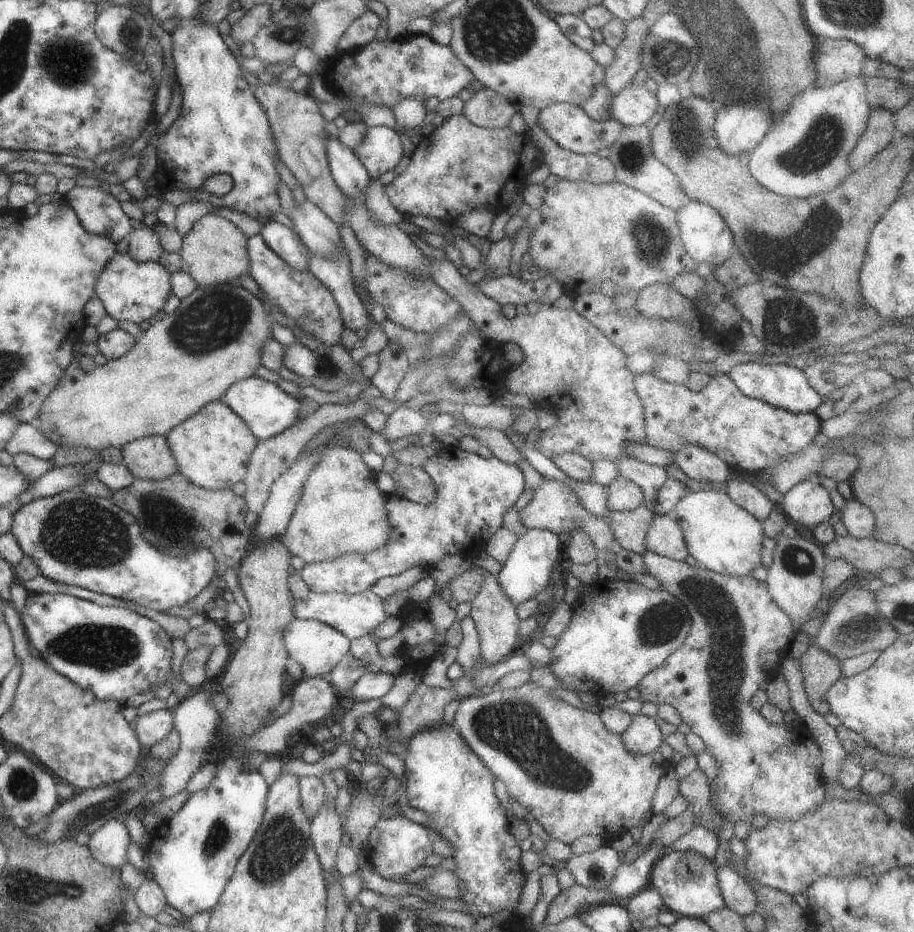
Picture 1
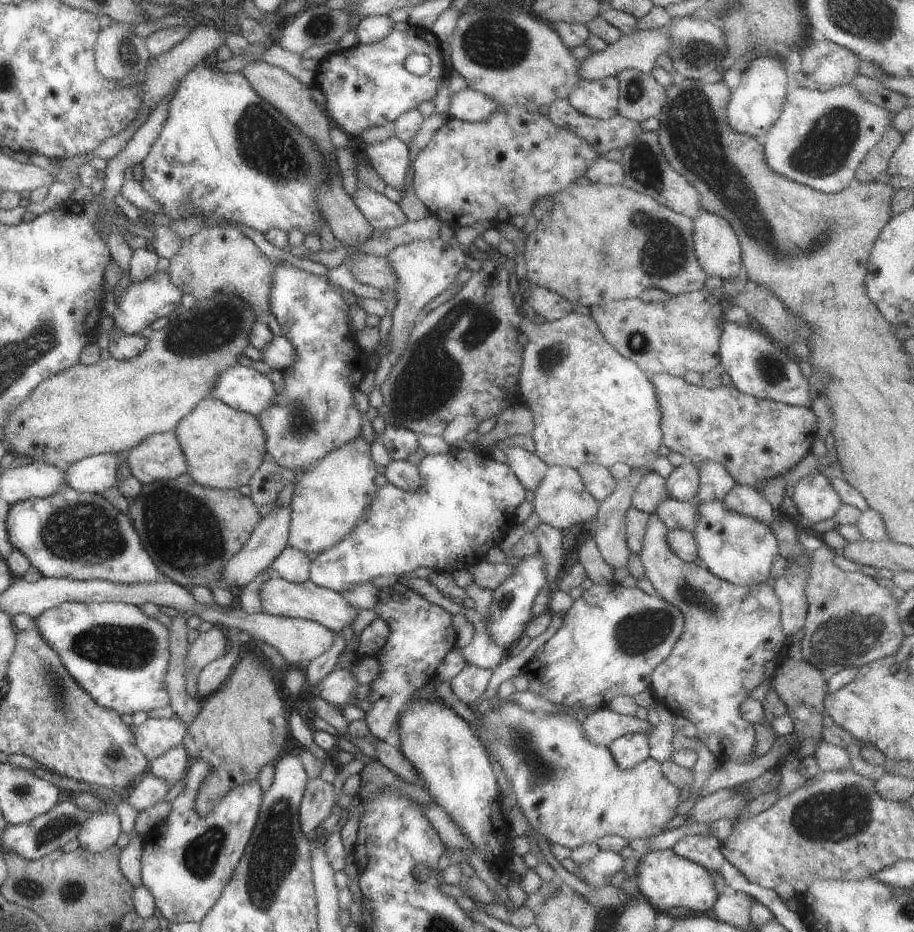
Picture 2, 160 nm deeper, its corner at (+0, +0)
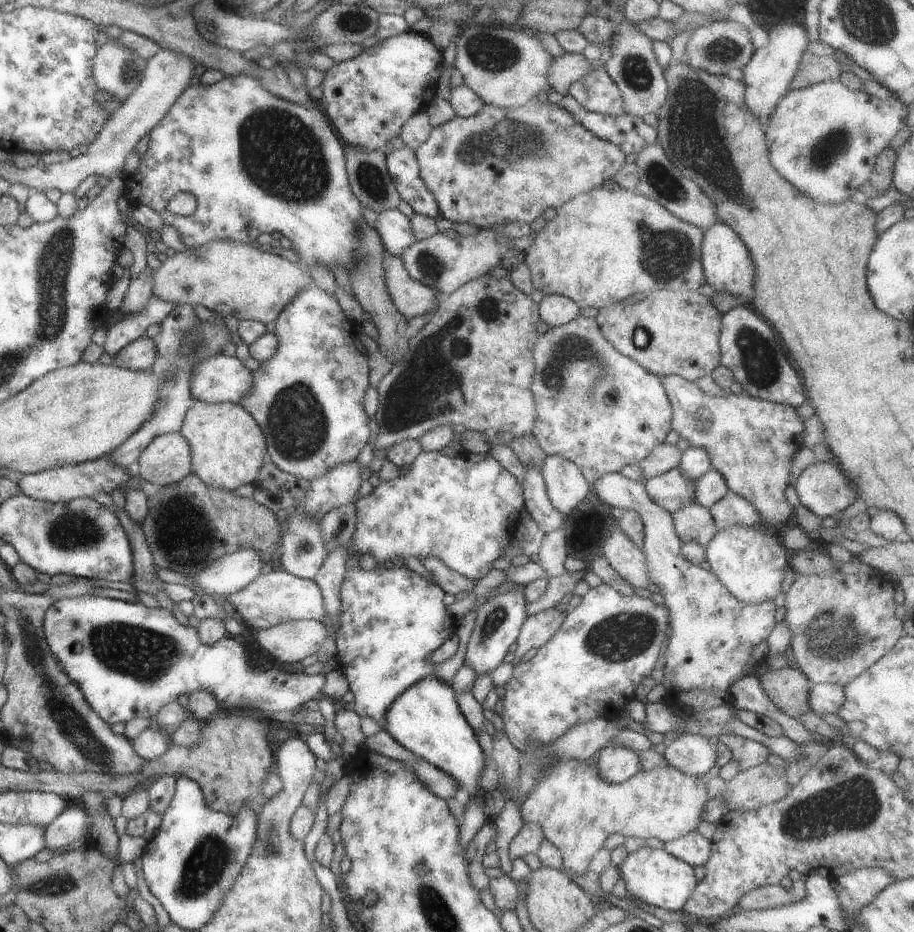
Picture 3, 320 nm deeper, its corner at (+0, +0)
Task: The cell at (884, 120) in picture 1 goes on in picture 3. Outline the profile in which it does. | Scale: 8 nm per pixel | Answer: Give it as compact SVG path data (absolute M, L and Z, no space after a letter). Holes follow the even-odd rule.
M887 146L875 157L872 173L859 188L867 198L876 197L891 186L895 155L896 152Z

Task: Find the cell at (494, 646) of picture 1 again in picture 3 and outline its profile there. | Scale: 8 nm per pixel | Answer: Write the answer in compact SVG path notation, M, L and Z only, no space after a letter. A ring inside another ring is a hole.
M421 557L421 566L433 576L434 583L447 594L459 594L466 592L470 594L475 581L470 581L462 577L458 572L447 568L439 559L435 557Z

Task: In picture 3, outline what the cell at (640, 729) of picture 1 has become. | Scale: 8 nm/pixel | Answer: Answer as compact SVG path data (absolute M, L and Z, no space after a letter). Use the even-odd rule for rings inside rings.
M609 745L599 750L595 764L599 778L611 784L617 784L633 776L639 768L639 757L636 751Z

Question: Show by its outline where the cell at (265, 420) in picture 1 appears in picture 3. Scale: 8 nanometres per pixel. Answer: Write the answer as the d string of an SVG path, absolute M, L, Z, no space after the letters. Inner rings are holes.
M209 355L199 361L189 379L193 400L206 403L237 403L251 386L251 373L234 356Z

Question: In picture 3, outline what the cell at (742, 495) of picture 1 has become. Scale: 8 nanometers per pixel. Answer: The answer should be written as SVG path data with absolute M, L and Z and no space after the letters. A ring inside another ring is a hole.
M729 490L708 511L718 531L732 526L757 526L759 518L752 504Z

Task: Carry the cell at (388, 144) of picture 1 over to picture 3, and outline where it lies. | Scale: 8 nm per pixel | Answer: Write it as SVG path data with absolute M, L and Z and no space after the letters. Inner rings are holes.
M405 146L393 149L385 156L387 172L400 200L407 202L414 213L437 218L439 211L436 200L421 180L414 150Z

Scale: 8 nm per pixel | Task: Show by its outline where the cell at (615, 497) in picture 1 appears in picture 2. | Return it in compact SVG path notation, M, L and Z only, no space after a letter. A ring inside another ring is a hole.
M654 470L643 475L631 495L630 506L646 513L653 513L656 506L669 497L664 485L665 479L666 477L658 475Z

